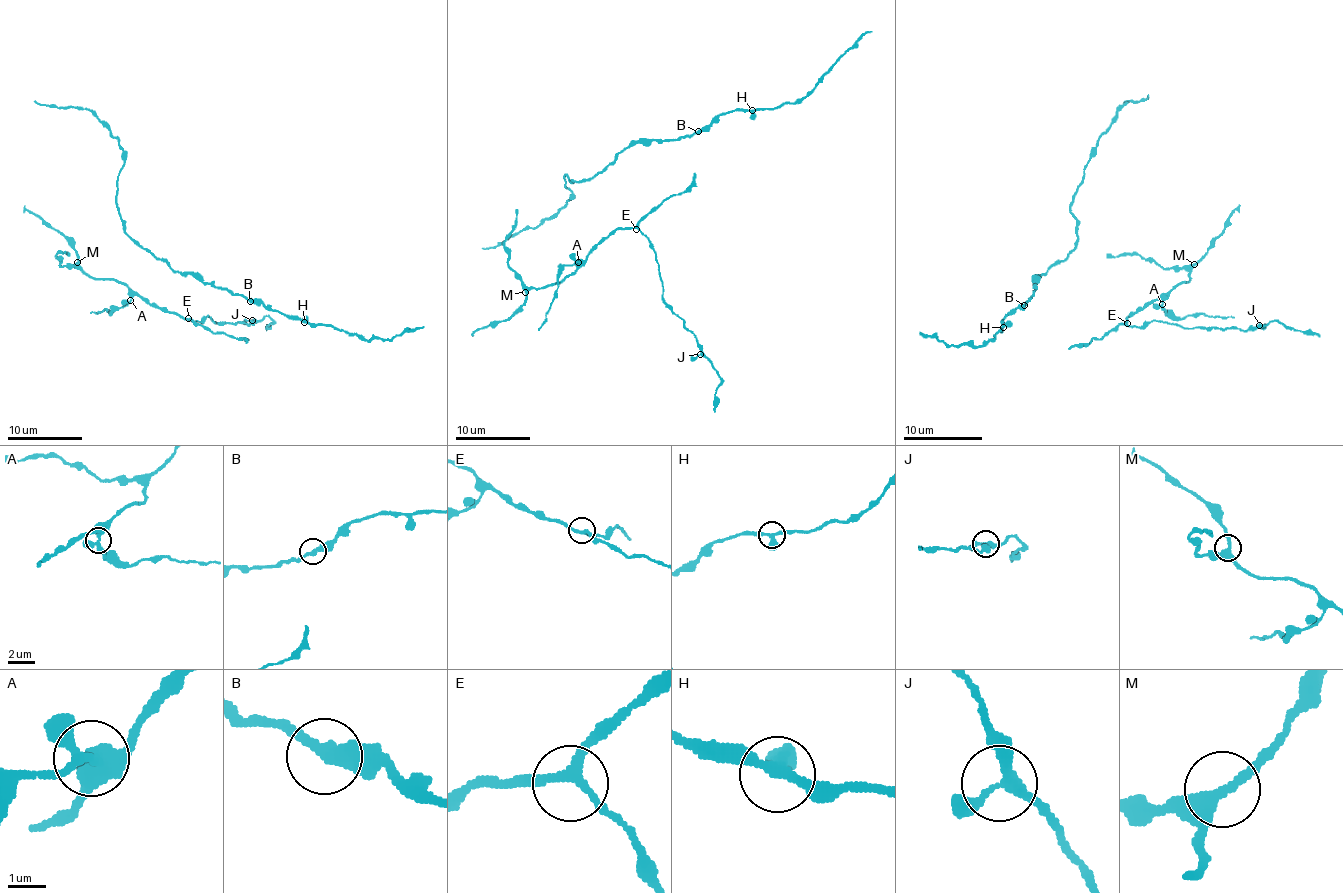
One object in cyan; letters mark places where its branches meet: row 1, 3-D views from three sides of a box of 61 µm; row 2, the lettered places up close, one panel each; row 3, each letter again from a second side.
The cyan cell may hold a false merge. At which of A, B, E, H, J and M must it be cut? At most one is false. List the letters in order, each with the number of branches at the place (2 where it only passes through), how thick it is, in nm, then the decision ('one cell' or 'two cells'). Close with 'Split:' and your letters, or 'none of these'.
A: 3 | 280 nm | two cells
B: 2 | 320 nm | one cell
E: 3 | 220 nm | one cell
H: 3 | 280 nm | one cell
J: 3 | 280 nm | one cell
M: 3 | 300 nm | one cell
Split: A

